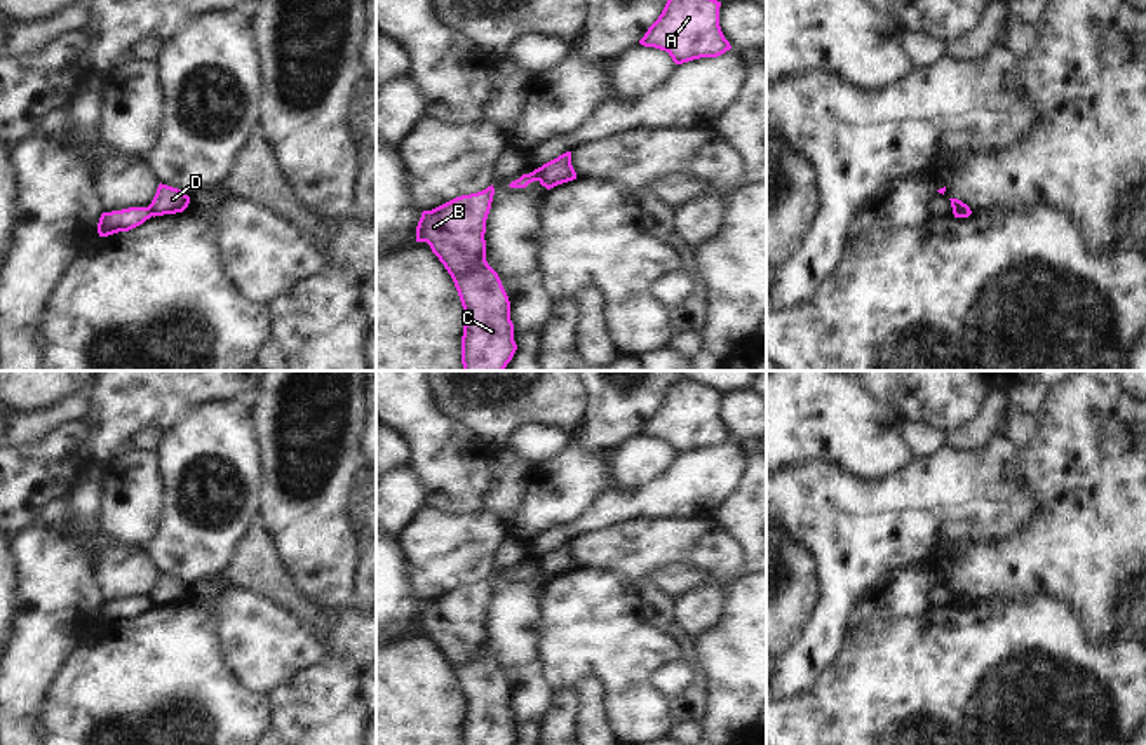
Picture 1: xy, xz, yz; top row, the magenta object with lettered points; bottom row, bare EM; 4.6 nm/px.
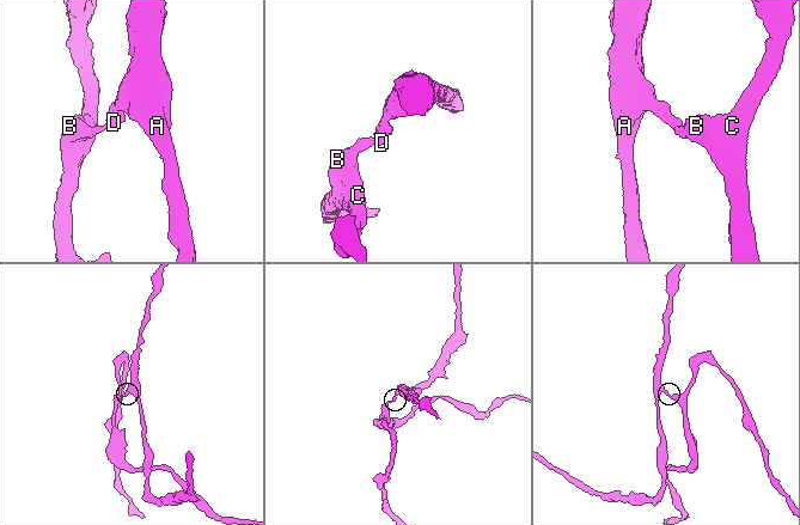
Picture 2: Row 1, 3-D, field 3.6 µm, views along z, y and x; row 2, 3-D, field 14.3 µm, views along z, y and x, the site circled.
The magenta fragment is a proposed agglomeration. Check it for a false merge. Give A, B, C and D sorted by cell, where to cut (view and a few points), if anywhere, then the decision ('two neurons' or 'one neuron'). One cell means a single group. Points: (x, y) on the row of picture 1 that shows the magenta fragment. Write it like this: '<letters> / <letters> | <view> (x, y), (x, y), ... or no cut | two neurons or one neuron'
A D / B C | xz (535, 169), (539, 180) | two neurons

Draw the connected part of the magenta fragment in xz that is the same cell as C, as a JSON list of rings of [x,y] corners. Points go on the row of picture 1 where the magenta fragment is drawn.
[[[491,185],[456,197],[423,211],[416,226],[416,242],[427,242],[444,265],[465,312],[463,371],[503,371],[517,350],[509,296],[486,261],[484,233],[493,195]]]

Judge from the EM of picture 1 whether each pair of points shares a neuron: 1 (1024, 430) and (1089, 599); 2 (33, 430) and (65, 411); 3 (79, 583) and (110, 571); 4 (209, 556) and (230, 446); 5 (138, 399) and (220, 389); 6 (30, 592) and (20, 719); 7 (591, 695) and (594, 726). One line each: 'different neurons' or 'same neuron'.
1: different neurons
2: same neuron
3: different neurons
4: same neuron
5: same neuron
6: same neuron
7: same neuron

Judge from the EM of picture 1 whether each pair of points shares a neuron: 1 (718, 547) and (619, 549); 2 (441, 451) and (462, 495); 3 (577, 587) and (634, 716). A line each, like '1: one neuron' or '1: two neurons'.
1: one neuron
2: one neuron
3: one neuron

